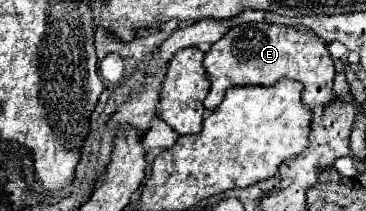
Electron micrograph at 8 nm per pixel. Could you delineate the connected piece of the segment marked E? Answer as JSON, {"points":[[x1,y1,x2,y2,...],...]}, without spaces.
{"points":[[252,22,230,28,228,34,214,42,212,48,204,54,204,68,212,82,210,92,204,100,204,106,210,112,216,110,230,86,272,86,280,78,300,80,304,84,302,102,312,110,334,100,334,62,330,58,328,44,322,38,316,38,316,34,312,34,312,30,308,30,306,26]]}

